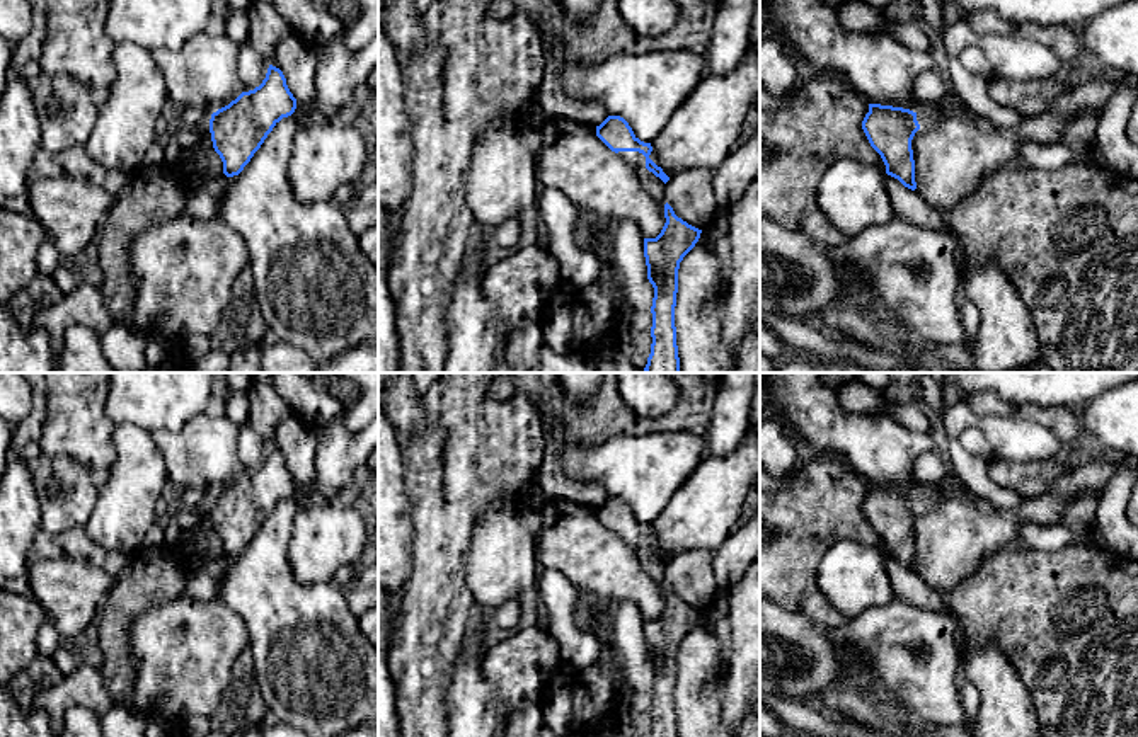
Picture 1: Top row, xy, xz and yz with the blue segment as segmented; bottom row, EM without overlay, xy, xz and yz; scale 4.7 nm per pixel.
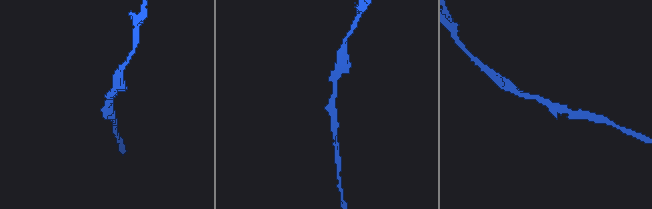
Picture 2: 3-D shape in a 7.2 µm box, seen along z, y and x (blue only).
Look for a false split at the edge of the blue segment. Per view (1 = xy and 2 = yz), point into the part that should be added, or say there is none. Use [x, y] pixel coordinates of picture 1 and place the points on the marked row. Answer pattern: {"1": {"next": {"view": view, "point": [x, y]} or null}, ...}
{"1": {"next": null}, "2": {"next": null}}

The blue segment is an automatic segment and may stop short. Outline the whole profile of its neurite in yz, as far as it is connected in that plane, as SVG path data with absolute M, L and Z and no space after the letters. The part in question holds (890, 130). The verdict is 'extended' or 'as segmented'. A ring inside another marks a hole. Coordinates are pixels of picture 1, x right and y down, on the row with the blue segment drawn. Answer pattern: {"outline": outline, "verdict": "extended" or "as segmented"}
{"outline": "M869 104L862 129L881 155L886 174L915 191L915 160L911 140L920 129L917 112L903 107Z", "verdict": "as segmented"}

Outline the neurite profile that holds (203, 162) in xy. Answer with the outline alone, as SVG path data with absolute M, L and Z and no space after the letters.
M210 119L199 128L201 138L198 146L189 153L187 160L187 186L196 189L203 186L208 179L223 175L223 162L213 148Z

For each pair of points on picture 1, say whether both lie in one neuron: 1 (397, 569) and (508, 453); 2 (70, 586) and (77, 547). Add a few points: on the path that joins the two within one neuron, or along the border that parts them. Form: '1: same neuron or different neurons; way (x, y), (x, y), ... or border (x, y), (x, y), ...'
1: different neurons; border (411, 513), (413, 572), (401, 593)
2: different neurons; border (33, 560), (62, 557), (89, 560), (109, 577)

